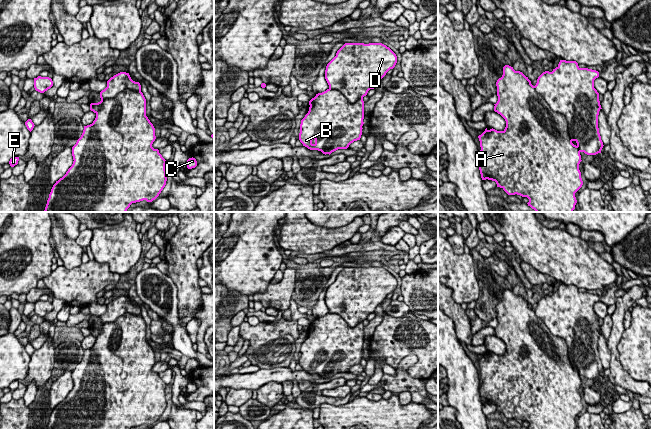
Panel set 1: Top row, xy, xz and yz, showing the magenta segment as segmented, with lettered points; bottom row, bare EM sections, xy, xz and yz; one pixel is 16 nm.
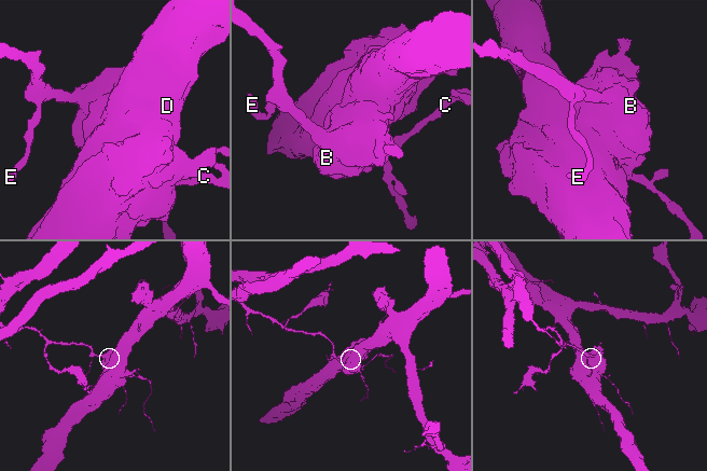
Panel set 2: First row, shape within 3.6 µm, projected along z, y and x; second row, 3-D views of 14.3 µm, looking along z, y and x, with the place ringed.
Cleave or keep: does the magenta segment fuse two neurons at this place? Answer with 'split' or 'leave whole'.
split

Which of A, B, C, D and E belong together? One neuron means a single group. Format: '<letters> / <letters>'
A D / B C E

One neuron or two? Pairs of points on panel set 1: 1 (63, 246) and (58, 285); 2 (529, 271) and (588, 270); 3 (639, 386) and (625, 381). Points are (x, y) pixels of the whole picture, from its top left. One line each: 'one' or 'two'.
1: two
2: two
3: one

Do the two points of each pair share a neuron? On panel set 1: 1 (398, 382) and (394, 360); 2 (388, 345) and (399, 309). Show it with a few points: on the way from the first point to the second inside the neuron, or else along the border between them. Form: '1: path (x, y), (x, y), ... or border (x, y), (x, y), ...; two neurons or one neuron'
1: border (410, 353), (417, 360), (407, 373), (417, 379); two neurons
2: border (410, 312), (397, 317), (386, 315); two neurons

